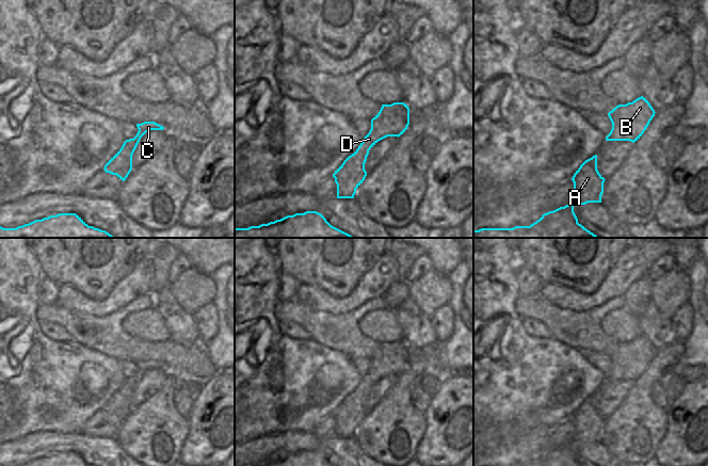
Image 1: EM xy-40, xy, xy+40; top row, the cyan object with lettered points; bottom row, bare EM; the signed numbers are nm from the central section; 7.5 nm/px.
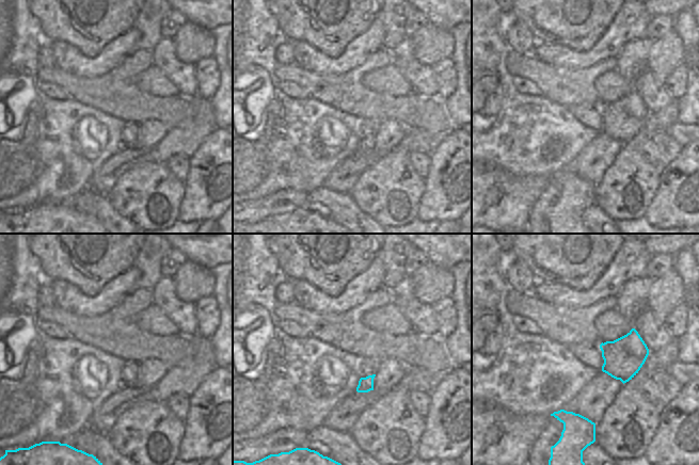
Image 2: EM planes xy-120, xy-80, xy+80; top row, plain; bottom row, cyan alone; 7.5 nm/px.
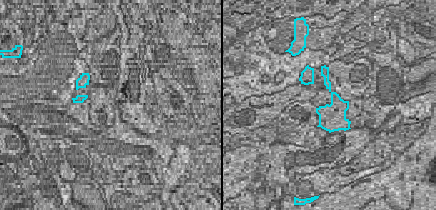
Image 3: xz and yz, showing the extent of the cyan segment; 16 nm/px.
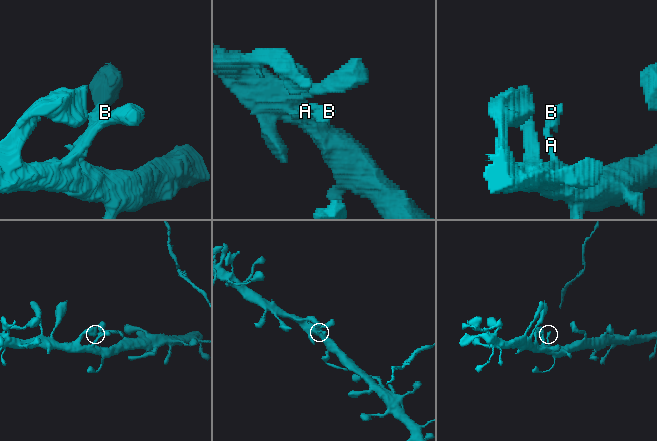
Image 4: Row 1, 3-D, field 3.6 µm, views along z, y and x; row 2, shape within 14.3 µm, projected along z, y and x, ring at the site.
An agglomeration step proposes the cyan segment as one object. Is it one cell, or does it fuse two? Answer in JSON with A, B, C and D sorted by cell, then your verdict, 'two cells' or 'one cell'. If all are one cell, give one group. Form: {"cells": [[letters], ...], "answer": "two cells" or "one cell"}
{"cells": [["A", "B", "C", "D"]], "answer": "one cell"}

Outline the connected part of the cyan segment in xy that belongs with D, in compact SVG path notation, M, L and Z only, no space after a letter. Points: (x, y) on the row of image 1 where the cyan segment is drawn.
M404 102L382 105L380 112L371 119L371 129L358 148L335 171L337 198L354 198L356 189L367 176L365 163L369 150L387 136L400 136L409 125L409 108Z

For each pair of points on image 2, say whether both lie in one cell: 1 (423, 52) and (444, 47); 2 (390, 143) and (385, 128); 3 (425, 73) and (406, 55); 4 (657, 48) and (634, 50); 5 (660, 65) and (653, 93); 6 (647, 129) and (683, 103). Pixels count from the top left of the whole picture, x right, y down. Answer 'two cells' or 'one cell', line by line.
1: one cell
2: one cell
3: one cell
4: two cells
5: two cells
6: two cells

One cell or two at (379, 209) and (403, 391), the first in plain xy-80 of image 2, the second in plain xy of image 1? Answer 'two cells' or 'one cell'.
one cell

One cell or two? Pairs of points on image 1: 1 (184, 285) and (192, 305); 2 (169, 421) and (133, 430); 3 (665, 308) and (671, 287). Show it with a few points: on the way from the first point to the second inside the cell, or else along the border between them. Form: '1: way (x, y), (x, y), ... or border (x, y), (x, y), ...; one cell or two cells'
1: way (190, 290), (191, 300); one cell
2: way (160, 423), (153, 429), (142, 429); one cell
3: way (666, 303), (670, 292); one cell

